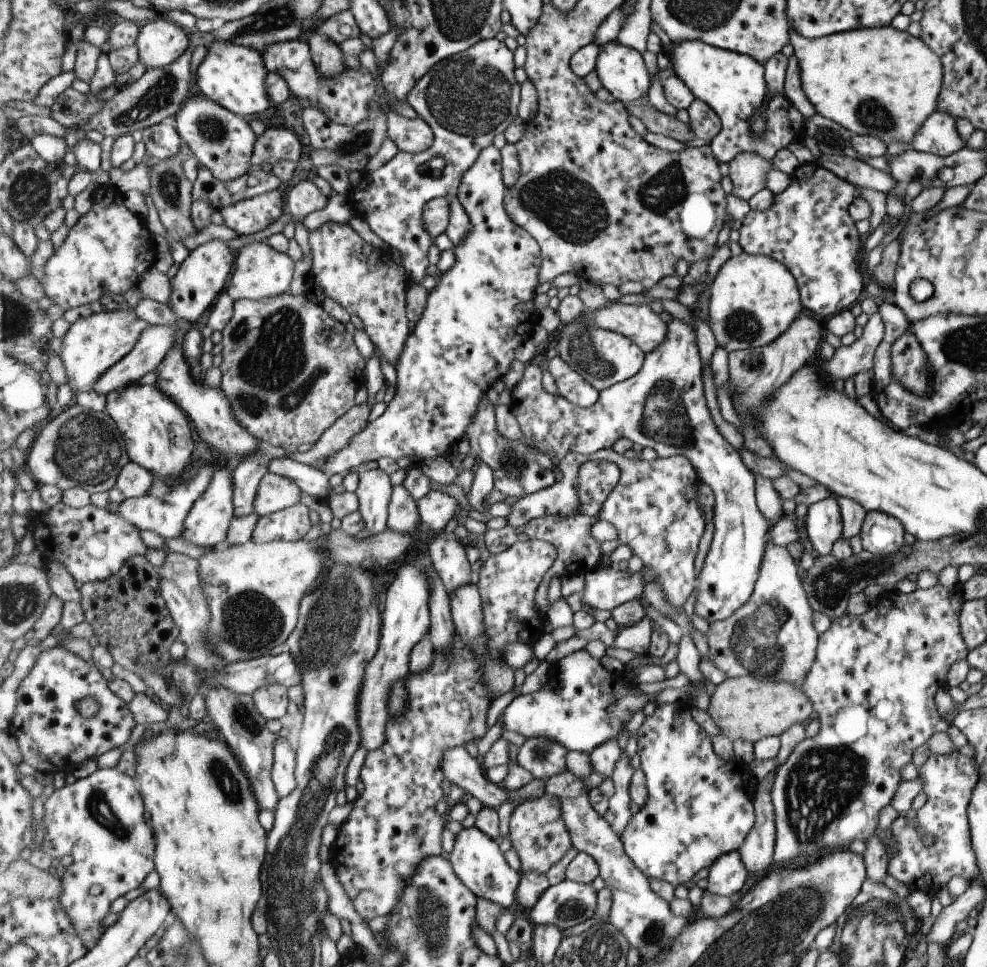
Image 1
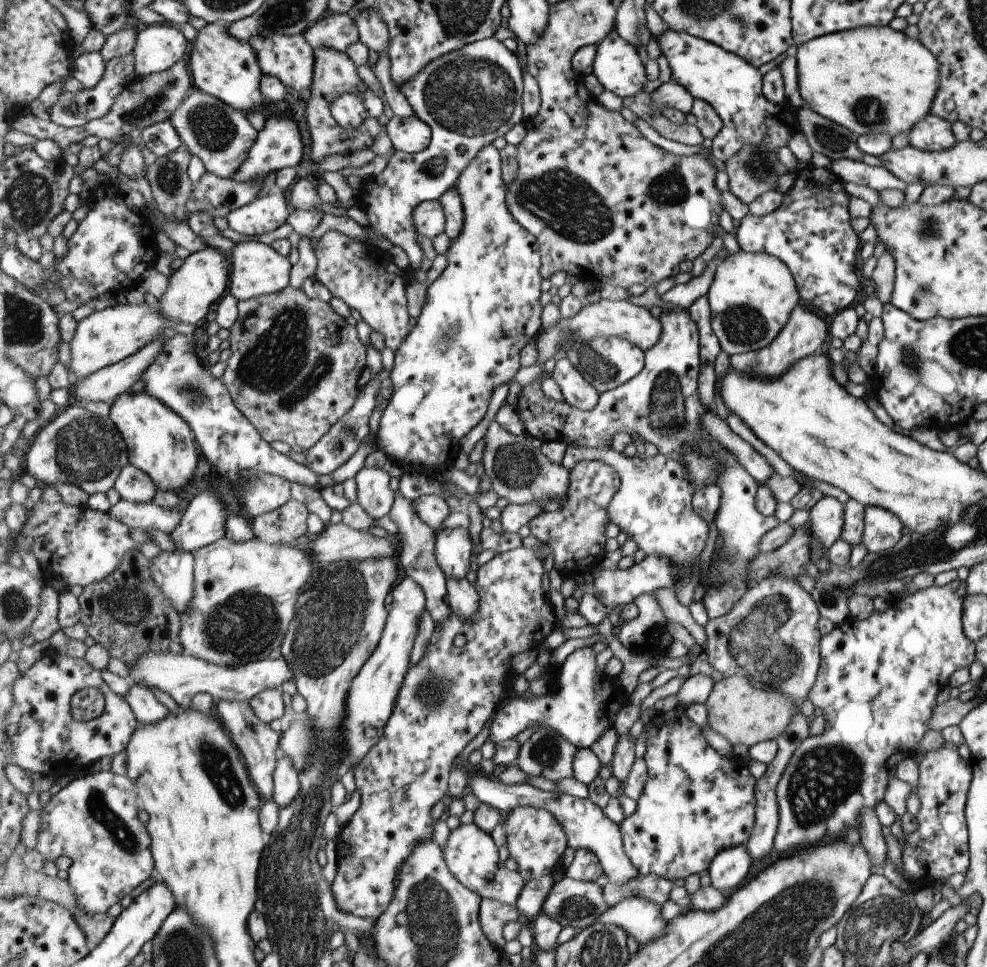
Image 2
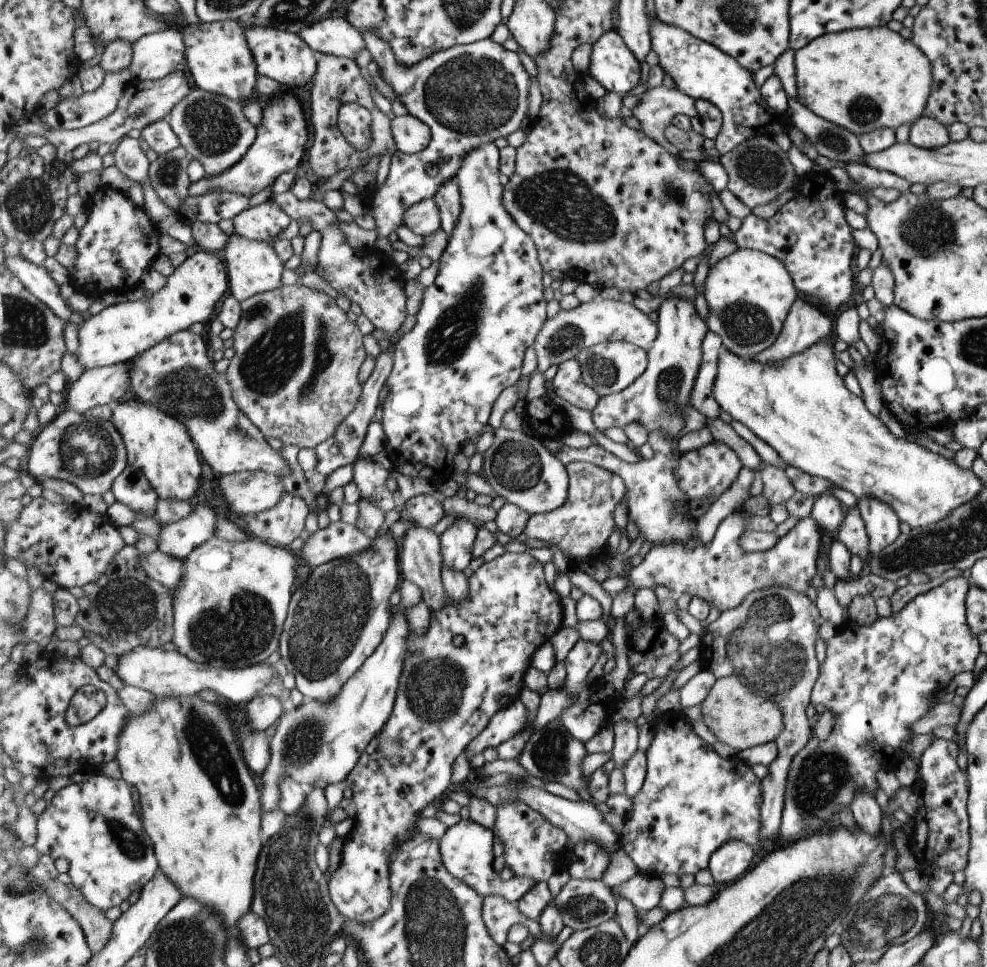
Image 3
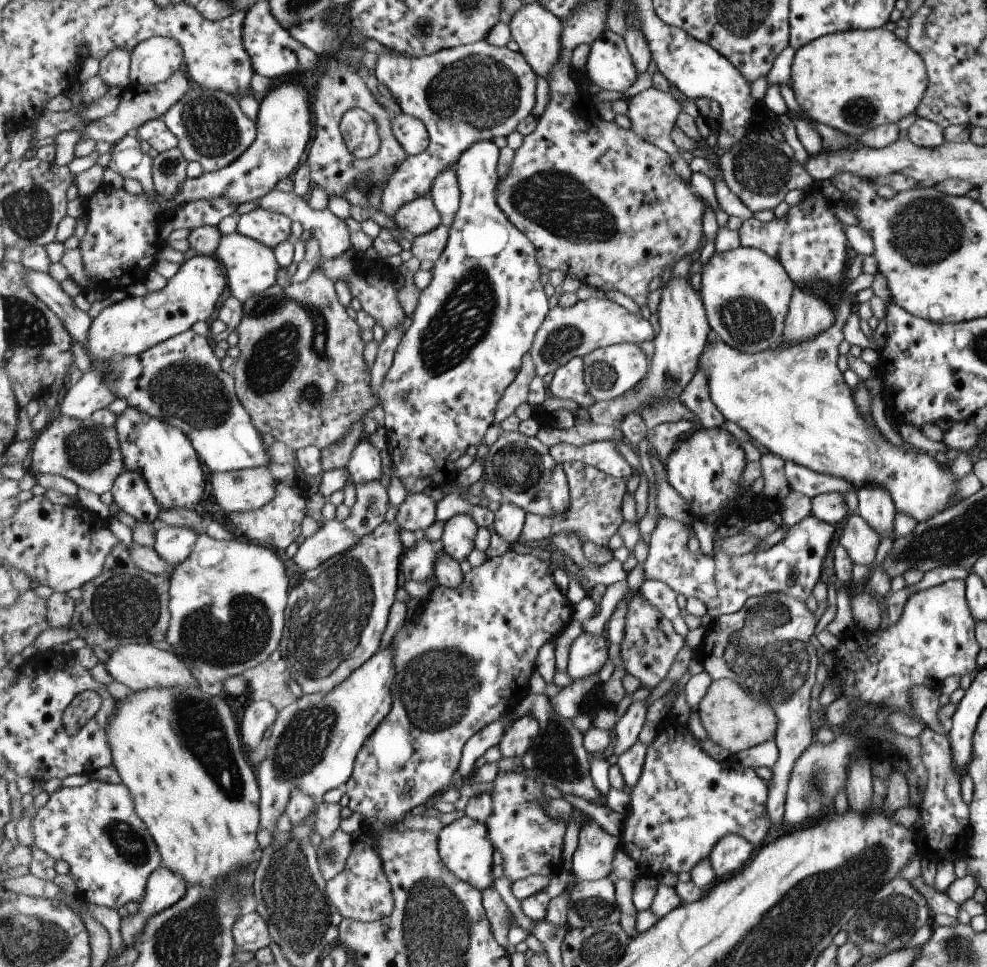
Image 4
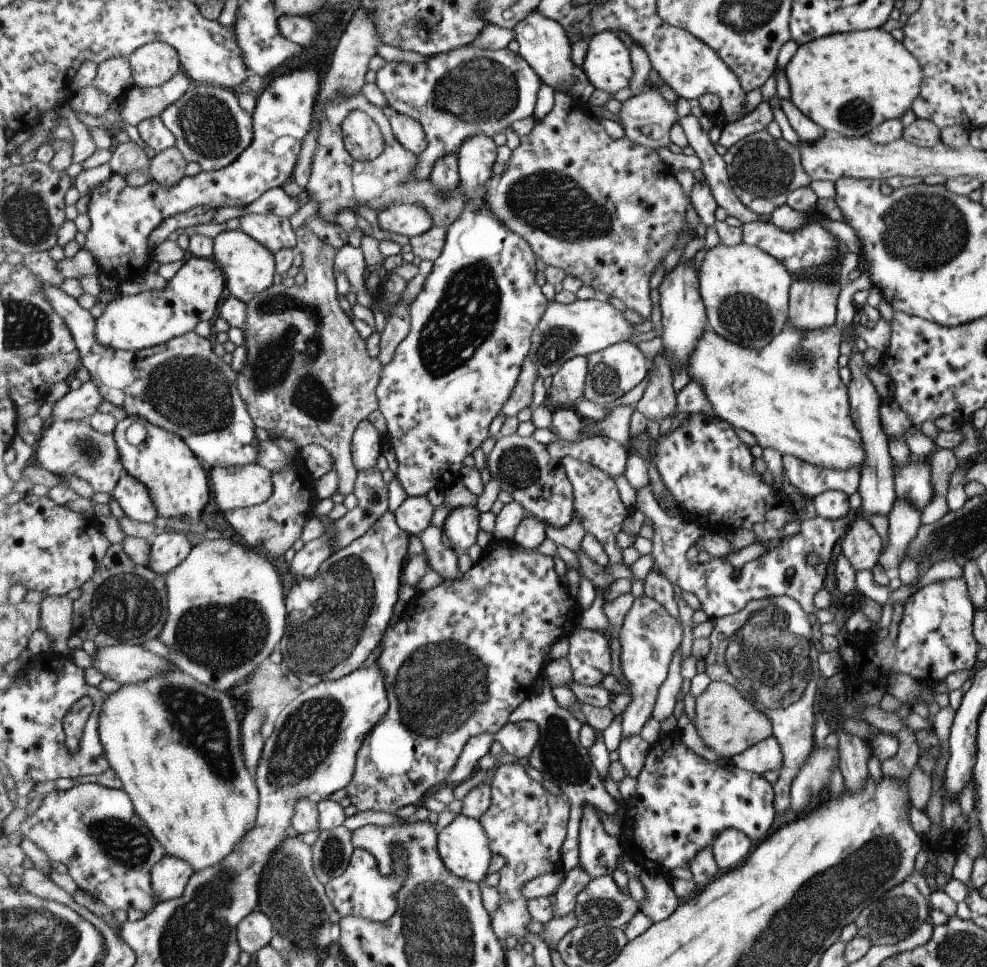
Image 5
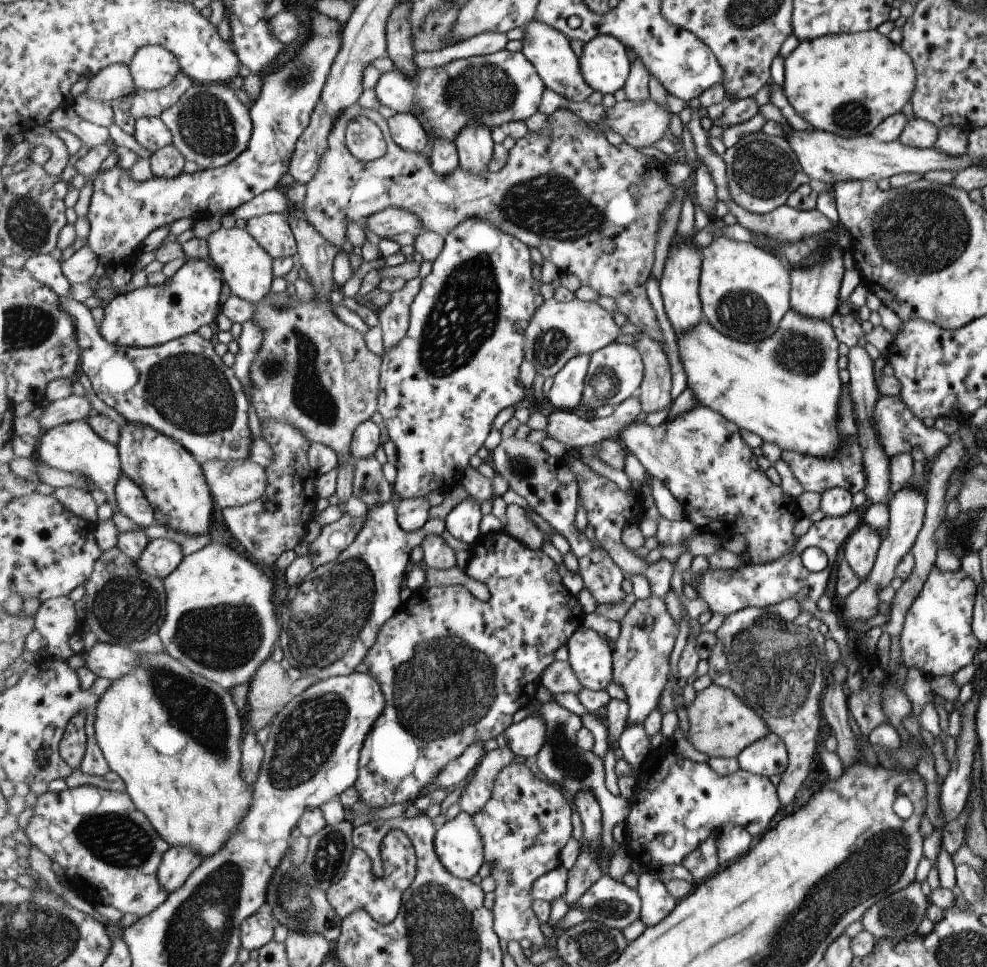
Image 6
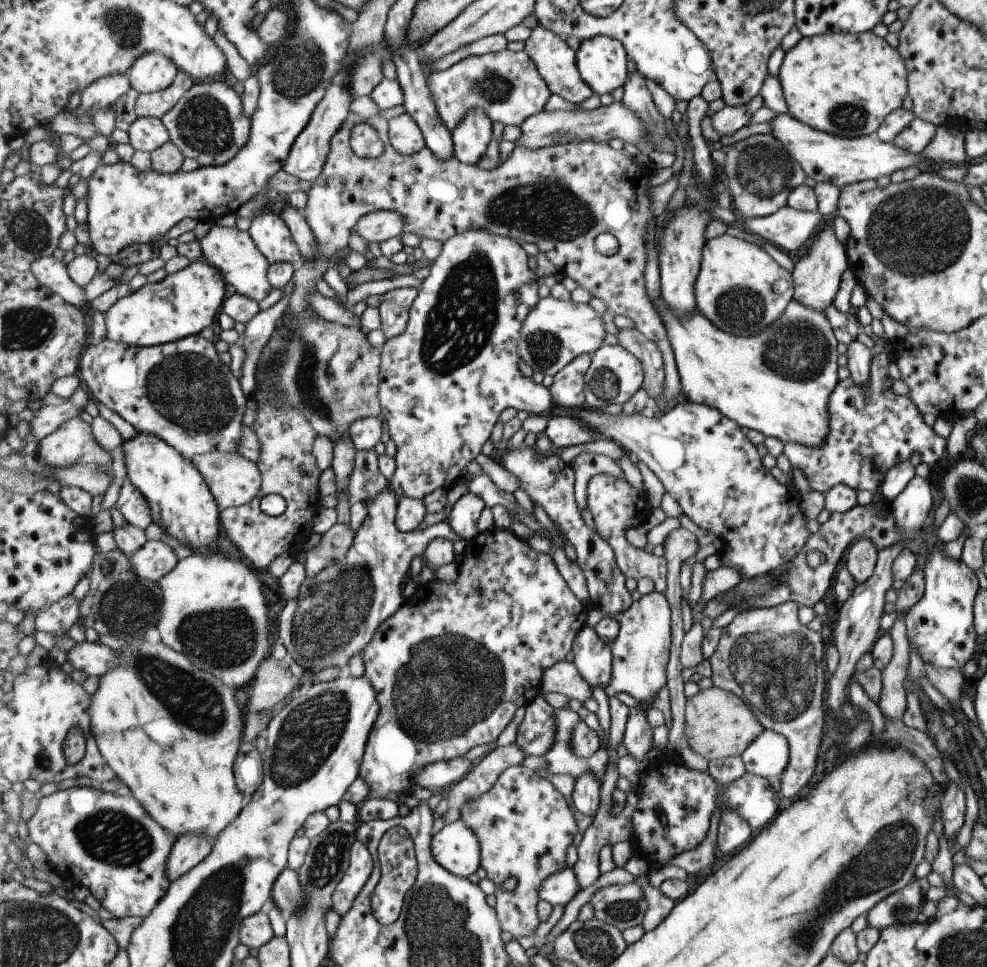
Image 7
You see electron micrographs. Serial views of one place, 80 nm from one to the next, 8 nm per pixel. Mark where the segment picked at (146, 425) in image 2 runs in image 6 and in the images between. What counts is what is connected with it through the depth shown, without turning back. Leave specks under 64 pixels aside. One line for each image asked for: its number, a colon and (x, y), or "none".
3: (161, 446)
4: (165, 456)
5: (174, 474)
6: (173, 479)

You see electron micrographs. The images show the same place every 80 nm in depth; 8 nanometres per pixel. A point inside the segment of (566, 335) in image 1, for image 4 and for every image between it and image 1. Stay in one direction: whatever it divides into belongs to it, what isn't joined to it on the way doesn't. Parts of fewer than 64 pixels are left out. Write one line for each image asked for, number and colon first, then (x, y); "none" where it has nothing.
2: (607, 363)
3: (608, 368)
4: (611, 372)

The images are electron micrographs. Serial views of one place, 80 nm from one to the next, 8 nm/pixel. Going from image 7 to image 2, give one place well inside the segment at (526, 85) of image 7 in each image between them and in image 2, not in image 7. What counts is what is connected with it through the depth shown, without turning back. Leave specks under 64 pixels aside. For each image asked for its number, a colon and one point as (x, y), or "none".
2: (471, 96)
3: (469, 95)
4: (470, 93)
5: (469, 91)
6: (496, 89)

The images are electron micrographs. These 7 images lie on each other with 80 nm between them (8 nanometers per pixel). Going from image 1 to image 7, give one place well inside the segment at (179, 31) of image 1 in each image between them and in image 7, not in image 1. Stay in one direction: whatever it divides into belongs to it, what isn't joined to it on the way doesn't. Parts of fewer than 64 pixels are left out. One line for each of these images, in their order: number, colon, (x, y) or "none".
2: (158, 47)
3: (155, 56)
4: (154, 61)
5: (153, 65)
6: (154, 67)
7: (155, 71)

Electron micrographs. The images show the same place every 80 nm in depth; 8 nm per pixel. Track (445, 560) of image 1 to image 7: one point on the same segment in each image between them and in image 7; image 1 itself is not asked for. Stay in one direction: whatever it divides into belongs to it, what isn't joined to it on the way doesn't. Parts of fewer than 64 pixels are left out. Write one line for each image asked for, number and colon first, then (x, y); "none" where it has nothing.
2: (454, 548)
3: (458, 541)
4: (460, 533)
5: (462, 528)
6: (463, 521)
7: (463, 517)

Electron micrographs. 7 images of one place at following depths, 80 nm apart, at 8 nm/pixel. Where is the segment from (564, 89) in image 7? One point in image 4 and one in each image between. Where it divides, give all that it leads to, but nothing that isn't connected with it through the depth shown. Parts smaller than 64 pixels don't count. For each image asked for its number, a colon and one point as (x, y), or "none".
4: (538, 31)
5: (544, 42)
6: (546, 47)

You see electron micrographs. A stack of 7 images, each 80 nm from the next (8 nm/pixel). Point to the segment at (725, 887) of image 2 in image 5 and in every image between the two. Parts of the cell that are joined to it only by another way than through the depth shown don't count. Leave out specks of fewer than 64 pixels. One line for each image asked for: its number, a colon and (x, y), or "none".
3: (731, 861)
4: (730, 855)
5: (732, 847)

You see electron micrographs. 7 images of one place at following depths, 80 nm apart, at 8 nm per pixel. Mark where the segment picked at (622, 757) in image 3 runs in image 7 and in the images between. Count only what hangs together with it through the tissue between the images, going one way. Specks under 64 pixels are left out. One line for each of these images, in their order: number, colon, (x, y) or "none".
4: (628, 729)
5: (650, 635)
6: (642, 654)
7: (641, 653)

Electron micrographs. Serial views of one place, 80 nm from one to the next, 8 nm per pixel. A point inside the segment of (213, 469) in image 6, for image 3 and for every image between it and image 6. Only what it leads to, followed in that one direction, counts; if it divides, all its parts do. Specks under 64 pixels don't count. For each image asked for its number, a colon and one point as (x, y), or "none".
3: (246, 493)
4: (247, 490)
5: (237, 487)

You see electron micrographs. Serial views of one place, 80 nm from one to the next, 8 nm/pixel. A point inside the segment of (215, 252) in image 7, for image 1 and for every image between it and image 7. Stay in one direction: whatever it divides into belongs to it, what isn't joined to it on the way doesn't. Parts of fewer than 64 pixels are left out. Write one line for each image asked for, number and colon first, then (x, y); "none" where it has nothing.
1: (261, 272)
2: (258, 269)
3: (255, 267)
4: (252, 266)
5: (250, 267)
6: (248, 268)

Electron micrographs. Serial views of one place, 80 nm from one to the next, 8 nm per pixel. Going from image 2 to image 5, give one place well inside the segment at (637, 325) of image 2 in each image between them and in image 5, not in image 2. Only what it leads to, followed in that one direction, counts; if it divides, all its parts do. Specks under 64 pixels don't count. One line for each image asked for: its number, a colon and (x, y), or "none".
3: (563, 337)
4: (568, 332)
5: (585, 326)

